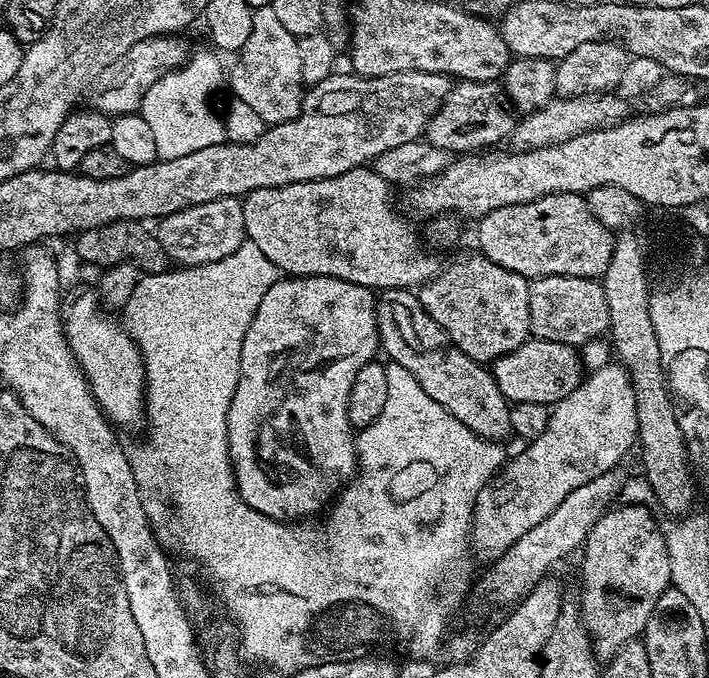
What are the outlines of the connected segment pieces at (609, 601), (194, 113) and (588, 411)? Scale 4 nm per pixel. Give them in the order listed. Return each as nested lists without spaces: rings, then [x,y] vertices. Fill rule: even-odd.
[[[640,504],[616,507],[609,507],[594,522],[583,542],[584,561],[580,564],[580,620],[592,639],[592,651],[604,662],[643,633],[658,598],[672,582],[668,540],[652,517],[653,509]]]
[[[193,51],[180,67],[173,68],[165,76],[158,78],[154,82],[154,86],[150,86],[150,90],[146,90],[146,94],[142,98],[139,115],[144,116],[147,124],[150,125],[150,130],[154,134],[156,155],[161,160],[182,158],[182,154],[194,154],[194,150],[203,150],[205,146],[218,146],[225,143],[224,122],[218,108],[216,112],[215,106],[212,105],[212,95],[219,90],[220,80],[222,84],[226,72],[225,69],[220,69],[218,58],[220,56],[215,51],[209,51]]]
[[[611,362],[597,372],[591,372],[581,379],[580,385],[566,398],[551,405],[546,430],[538,434],[538,438],[523,445],[524,449],[516,457],[509,459],[504,467],[493,476],[478,494],[476,505],[472,511],[472,535],[470,548],[485,562],[493,562],[510,549],[518,538],[526,531],[542,522],[542,518],[550,518],[558,506],[562,506],[562,498],[578,486],[586,486],[590,478],[598,478],[598,474],[606,474],[617,467],[616,464],[628,451],[633,451],[638,440],[636,431],[636,395],[626,369],[619,363]]]

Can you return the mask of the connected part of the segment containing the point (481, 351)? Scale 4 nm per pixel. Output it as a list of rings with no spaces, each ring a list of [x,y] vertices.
[[[472,250],[469,256],[460,256],[449,268],[441,267],[436,277],[421,284],[418,299],[421,308],[450,338],[462,354],[474,358],[479,364],[491,365],[493,360],[510,354],[510,350],[518,350],[530,338],[530,290],[529,277],[514,274],[486,258],[479,250]]]

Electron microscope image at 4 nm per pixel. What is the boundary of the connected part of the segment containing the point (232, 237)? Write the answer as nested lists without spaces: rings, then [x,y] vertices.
[[[227,196],[214,202],[202,202],[181,212],[160,217],[154,228],[157,242],[165,257],[176,266],[199,266],[218,262],[246,242],[244,234],[244,202],[241,197]]]

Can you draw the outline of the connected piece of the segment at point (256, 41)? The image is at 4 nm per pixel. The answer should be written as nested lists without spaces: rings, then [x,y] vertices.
[[[270,7],[253,11],[250,38],[235,53],[232,72],[227,73],[227,83],[232,83],[231,95],[246,102],[258,113],[265,125],[290,122],[304,106],[306,86],[302,82],[302,65],[298,55],[298,37],[286,30]]]

